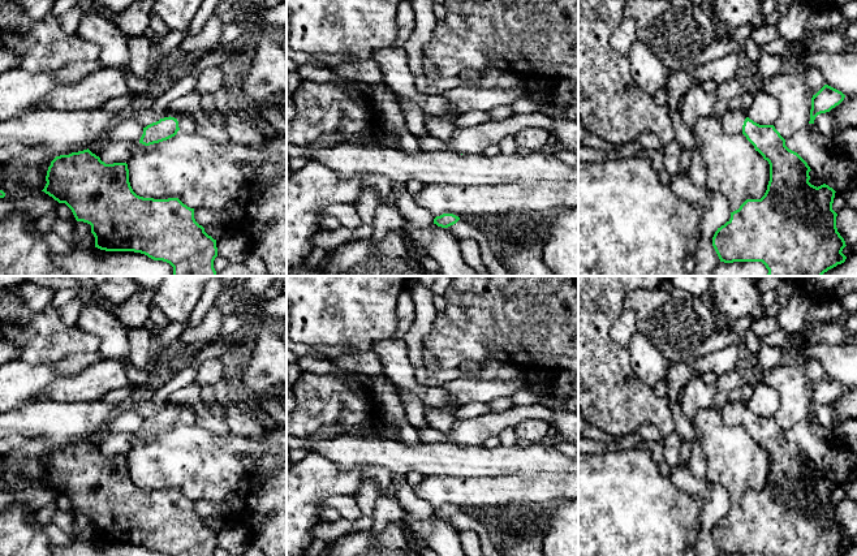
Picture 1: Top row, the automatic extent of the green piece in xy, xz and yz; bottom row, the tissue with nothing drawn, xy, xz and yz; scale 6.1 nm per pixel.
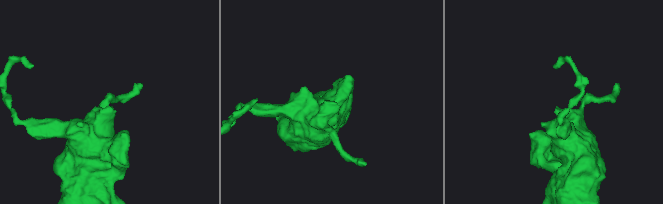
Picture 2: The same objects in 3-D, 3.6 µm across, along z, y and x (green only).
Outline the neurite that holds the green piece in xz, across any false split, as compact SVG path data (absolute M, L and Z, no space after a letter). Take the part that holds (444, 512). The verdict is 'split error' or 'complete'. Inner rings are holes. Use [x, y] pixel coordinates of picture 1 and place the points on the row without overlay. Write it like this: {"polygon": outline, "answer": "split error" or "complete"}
{"polygon": "M443 505L434 510L434 516L436 516L438 518L442 518L442 520L448 520L448 518L456 516L458 512L460 512L460 509L453 505Z", "answer": "complete"}

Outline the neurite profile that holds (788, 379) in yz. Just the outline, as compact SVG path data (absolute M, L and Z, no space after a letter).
M785 359L758 375L759 380L774 388L780 396L780 408L774 418L784 431L808 419L813 387L800 362Z

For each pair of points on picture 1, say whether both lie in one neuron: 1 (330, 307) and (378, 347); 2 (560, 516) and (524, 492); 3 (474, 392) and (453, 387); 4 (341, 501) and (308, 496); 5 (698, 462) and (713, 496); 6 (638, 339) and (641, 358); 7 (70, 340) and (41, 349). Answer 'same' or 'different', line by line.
1: different
2: different
3: same
4: different
5: different
6: same
7: same

